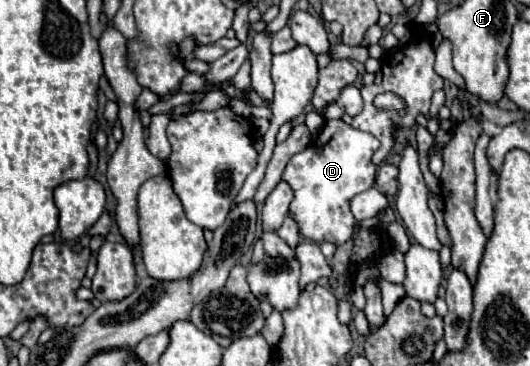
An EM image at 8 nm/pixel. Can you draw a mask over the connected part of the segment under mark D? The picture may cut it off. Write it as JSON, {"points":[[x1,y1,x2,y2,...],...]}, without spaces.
{"points":[[341,119,327,121,311,145,287,163,283,181,287,181,295,191,289,211,293,213,305,239,315,243,329,241,333,245,341,245,351,239,355,217,349,209,349,201,357,193,373,187,375,165,371,163,371,155,377,147,379,141,373,135,353,129]]}

